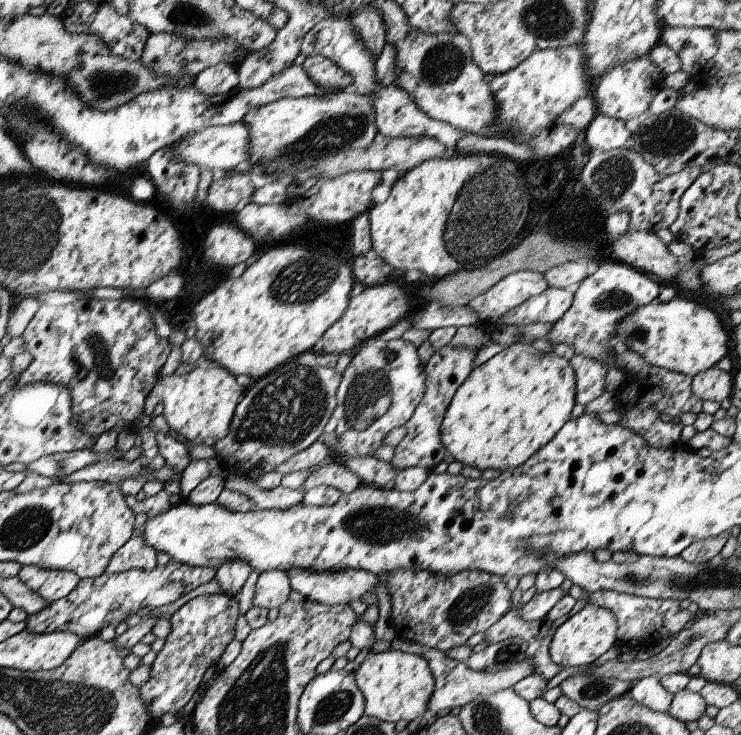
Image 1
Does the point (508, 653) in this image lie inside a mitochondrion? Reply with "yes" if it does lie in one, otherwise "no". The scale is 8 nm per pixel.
yes

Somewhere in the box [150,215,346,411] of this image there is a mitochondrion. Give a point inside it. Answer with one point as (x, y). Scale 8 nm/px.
(302, 282)

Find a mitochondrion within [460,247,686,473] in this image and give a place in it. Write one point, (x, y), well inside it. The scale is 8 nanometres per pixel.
(613, 298)

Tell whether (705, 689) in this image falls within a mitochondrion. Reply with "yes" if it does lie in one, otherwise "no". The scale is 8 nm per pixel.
no

